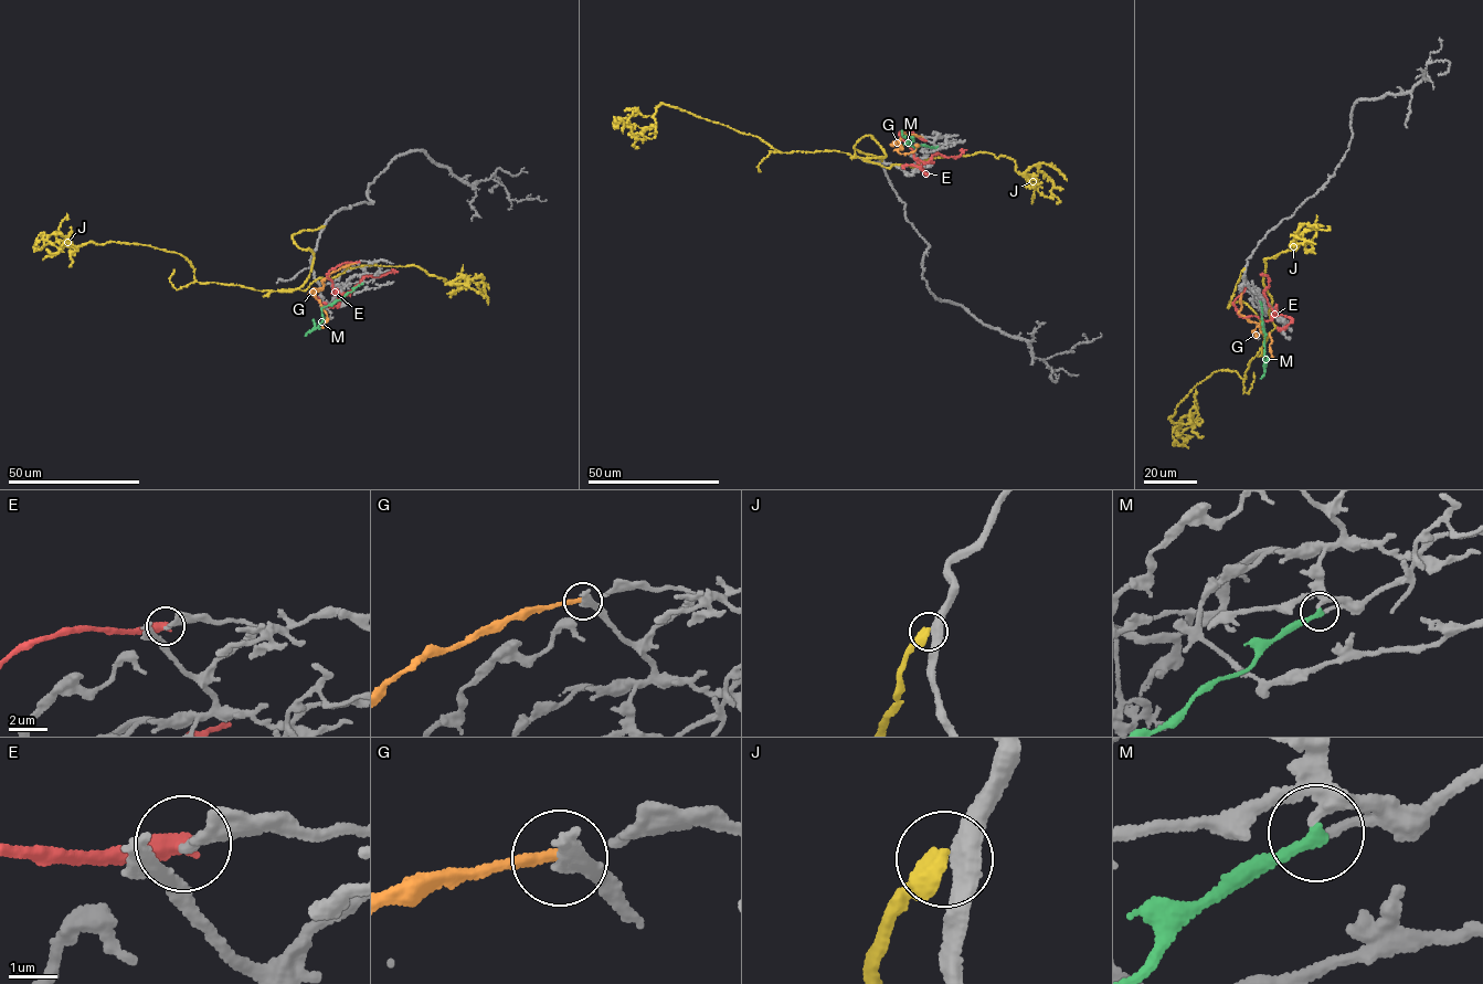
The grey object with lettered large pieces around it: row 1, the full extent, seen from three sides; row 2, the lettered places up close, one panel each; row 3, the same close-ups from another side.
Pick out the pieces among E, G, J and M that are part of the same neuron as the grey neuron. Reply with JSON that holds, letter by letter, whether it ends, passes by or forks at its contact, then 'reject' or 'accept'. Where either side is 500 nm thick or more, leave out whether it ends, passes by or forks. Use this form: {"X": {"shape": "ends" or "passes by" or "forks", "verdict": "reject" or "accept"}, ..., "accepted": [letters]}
{"E": {"shape": "ends", "verdict": "reject"}, "G": {"shape": "ends", "verdict": "reject"}, "J": {"shape": "ends", "verdict": "reject"}, "M": {"shape": "ends", "verdict": "reject"}, "accepted": []}

